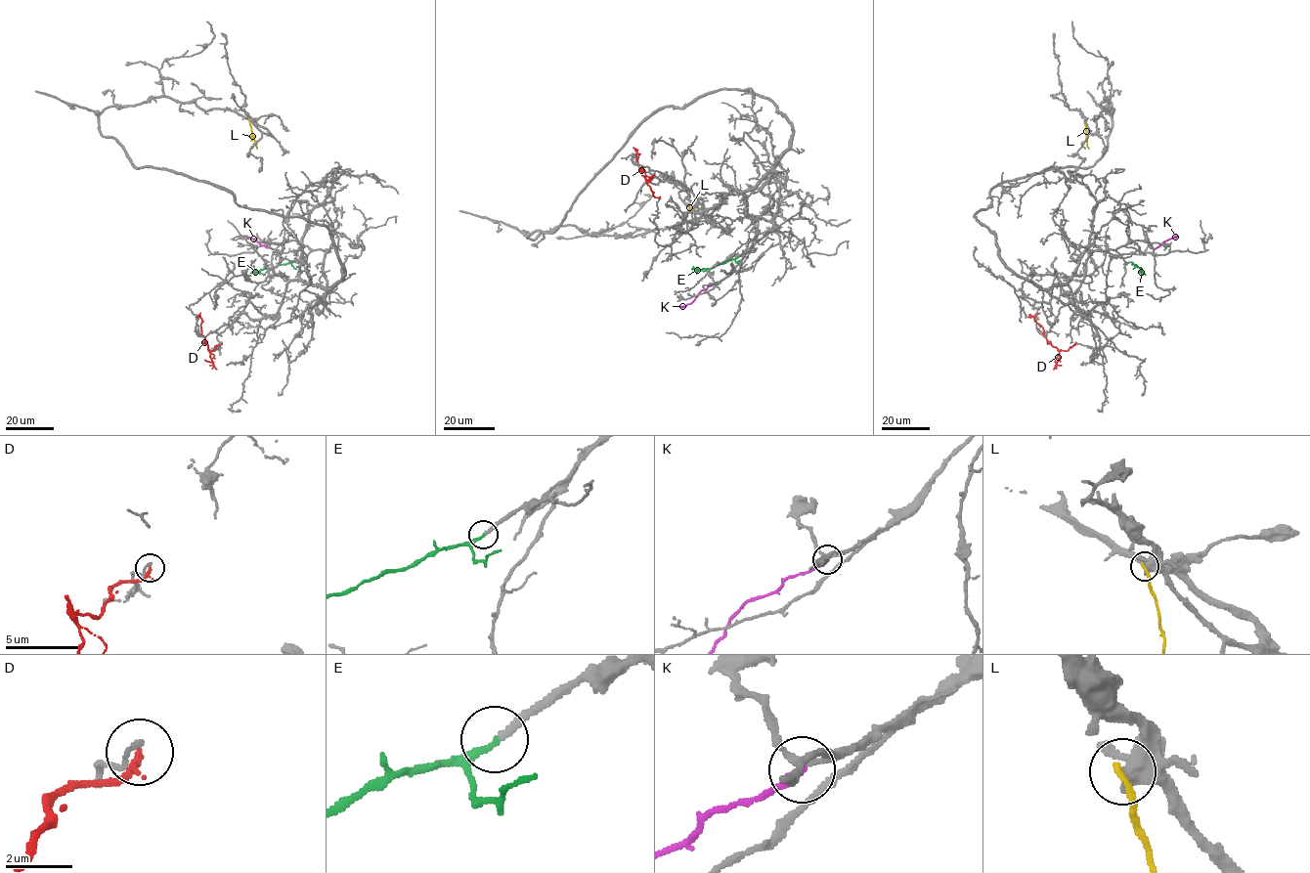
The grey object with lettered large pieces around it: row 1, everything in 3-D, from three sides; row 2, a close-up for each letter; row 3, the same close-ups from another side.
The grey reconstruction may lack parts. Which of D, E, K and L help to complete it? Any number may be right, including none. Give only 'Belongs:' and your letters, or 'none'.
Belongs: E

